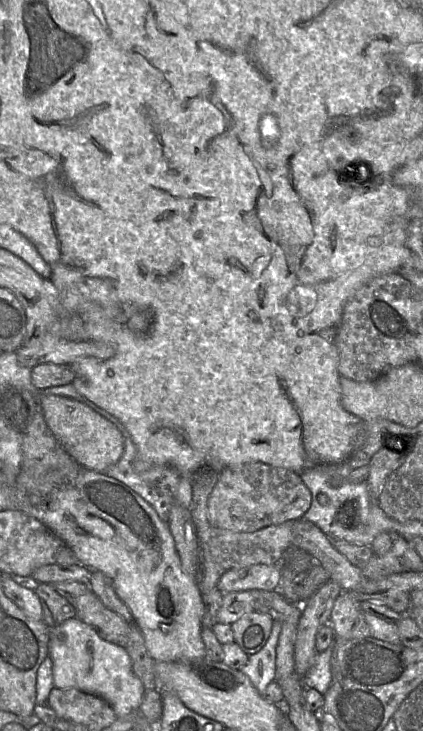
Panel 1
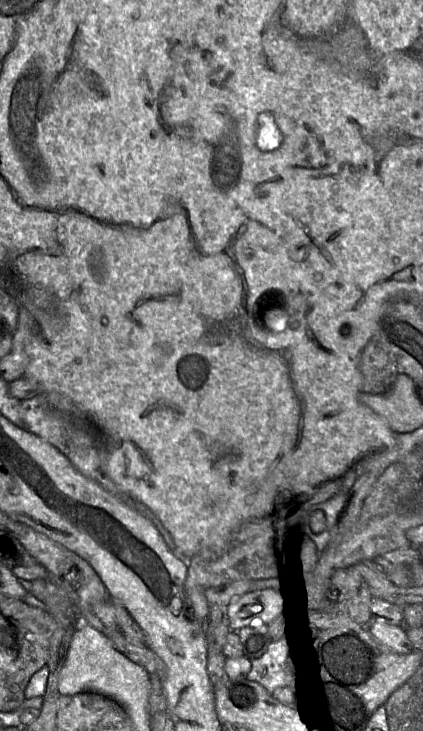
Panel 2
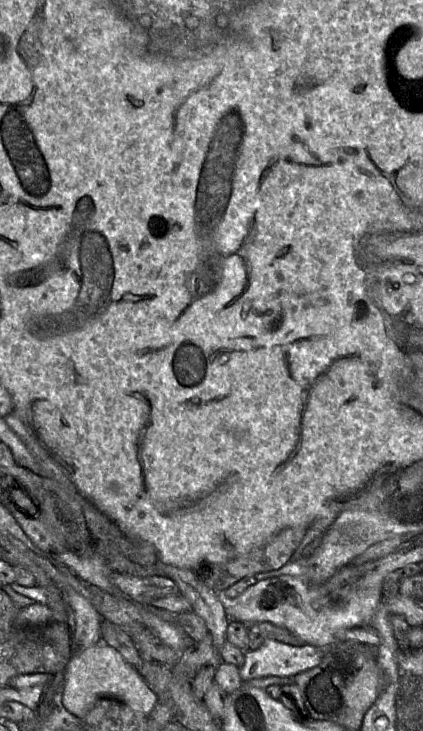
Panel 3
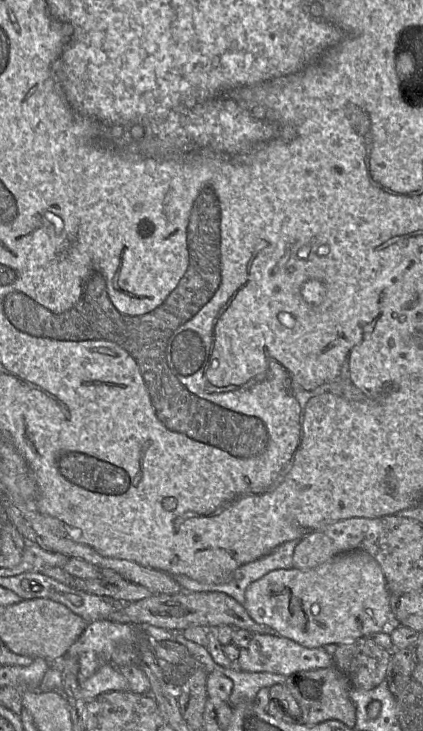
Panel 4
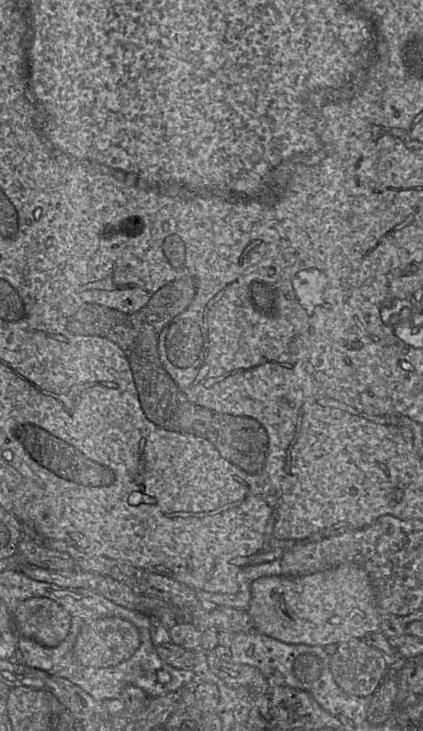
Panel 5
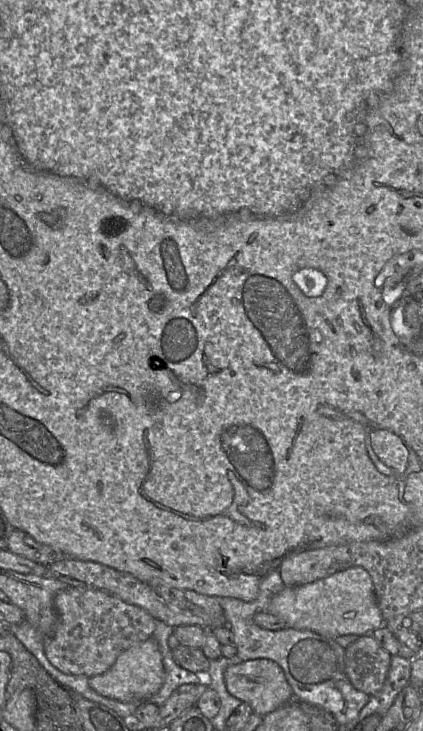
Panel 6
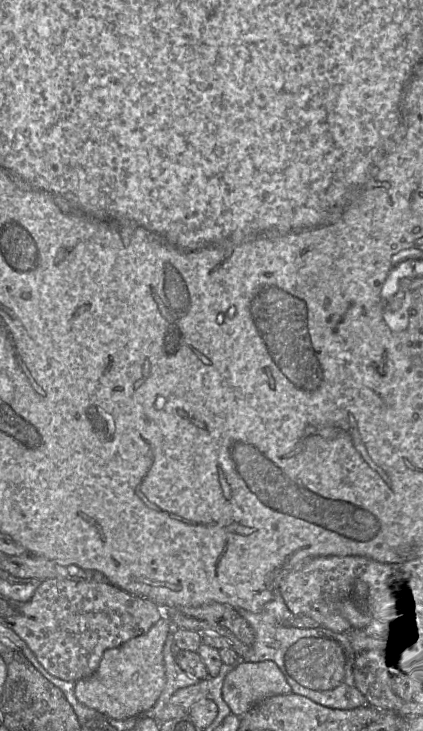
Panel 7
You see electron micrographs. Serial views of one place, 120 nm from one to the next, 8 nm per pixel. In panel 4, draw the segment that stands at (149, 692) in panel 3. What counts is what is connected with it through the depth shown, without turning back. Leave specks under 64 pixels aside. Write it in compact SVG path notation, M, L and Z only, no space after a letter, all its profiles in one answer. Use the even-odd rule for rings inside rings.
M110 663L101 665L94 675L81 684L82 697L86 702L106 692L127 691L129 691L127 680Z

